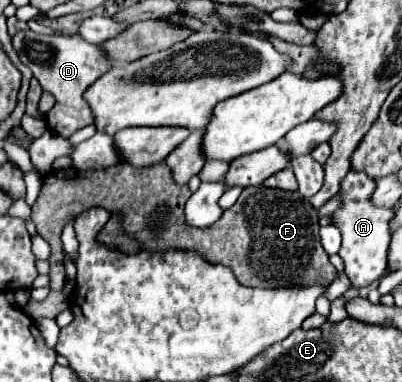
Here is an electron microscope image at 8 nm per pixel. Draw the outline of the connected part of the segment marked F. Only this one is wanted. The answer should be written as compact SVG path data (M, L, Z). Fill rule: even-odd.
M164 159L140 169L128 163L110 167L110 175L106 169L78 171L78 181L74 167L48 173L42 179L42 193L32 207L32 221L51 247L48 259L50 293L44 301L26 305L24 313L34 321L42 317L56 319L68 307L62 293L64 265L60 233L68 217L78 217L88 207L104 207L112 213L120 211L124 215L124 229L140 241L142 249L196 249L208 261L232 267L236 279L248 287L294 287L308 283L330 285L336 277L336 269L330 265L328 253L320 243L318 213L304 197L300 197L300 193L268 189L262 185L248 187L240 193L236 205L226 209L208 229L192 229L192 225L184 221L184 205L190 195L188 185L176 185L176 181L172 181L172 173Z

